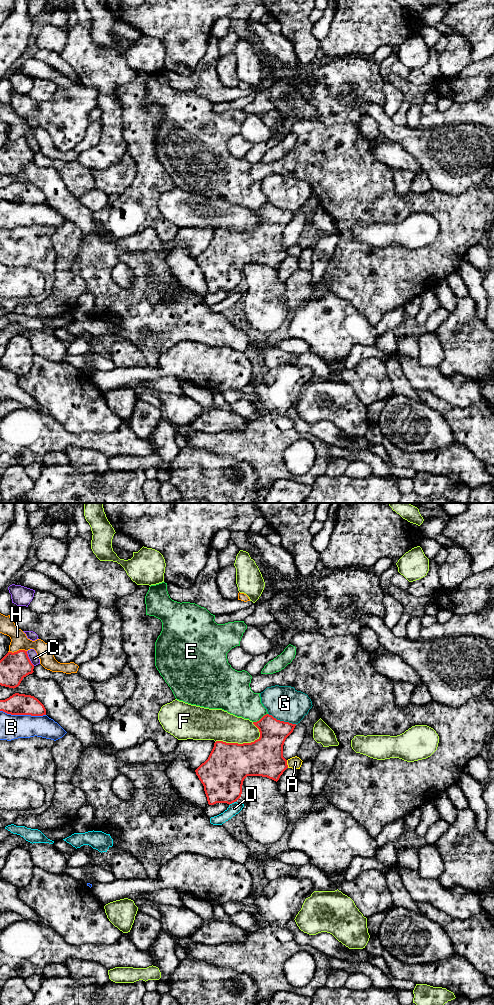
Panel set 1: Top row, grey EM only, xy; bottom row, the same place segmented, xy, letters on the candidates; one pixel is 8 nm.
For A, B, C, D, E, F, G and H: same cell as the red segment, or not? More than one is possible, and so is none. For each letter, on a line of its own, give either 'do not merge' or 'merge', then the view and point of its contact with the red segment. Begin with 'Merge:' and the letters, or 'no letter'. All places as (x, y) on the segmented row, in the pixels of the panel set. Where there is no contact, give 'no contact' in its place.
Merge: no letter
A: do not merge | xy (286, 764)
B: do not merge | xy (23, 714)
C: do not merge | xy (28, 658)
D: do not merge | xy (232, 802)
E: do not merge | xy (261, 718)
F: do not merge | xy (239, 744)
G: do not merge | xy (282, 721)
H: do not merge | xy (17, 651)

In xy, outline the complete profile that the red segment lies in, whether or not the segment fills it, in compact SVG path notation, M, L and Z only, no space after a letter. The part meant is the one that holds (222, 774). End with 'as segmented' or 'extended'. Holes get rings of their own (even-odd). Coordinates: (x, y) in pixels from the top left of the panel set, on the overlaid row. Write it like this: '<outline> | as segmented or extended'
M269 714L253 724L260 732L257 740L243 744L216 741L208 759L195 770L204 786L209 805L236 802L241 797L243 781L247 776L262 776L277 782L288 768L287 760L283 757L283 745L296 724L277 720Z | as segmented

